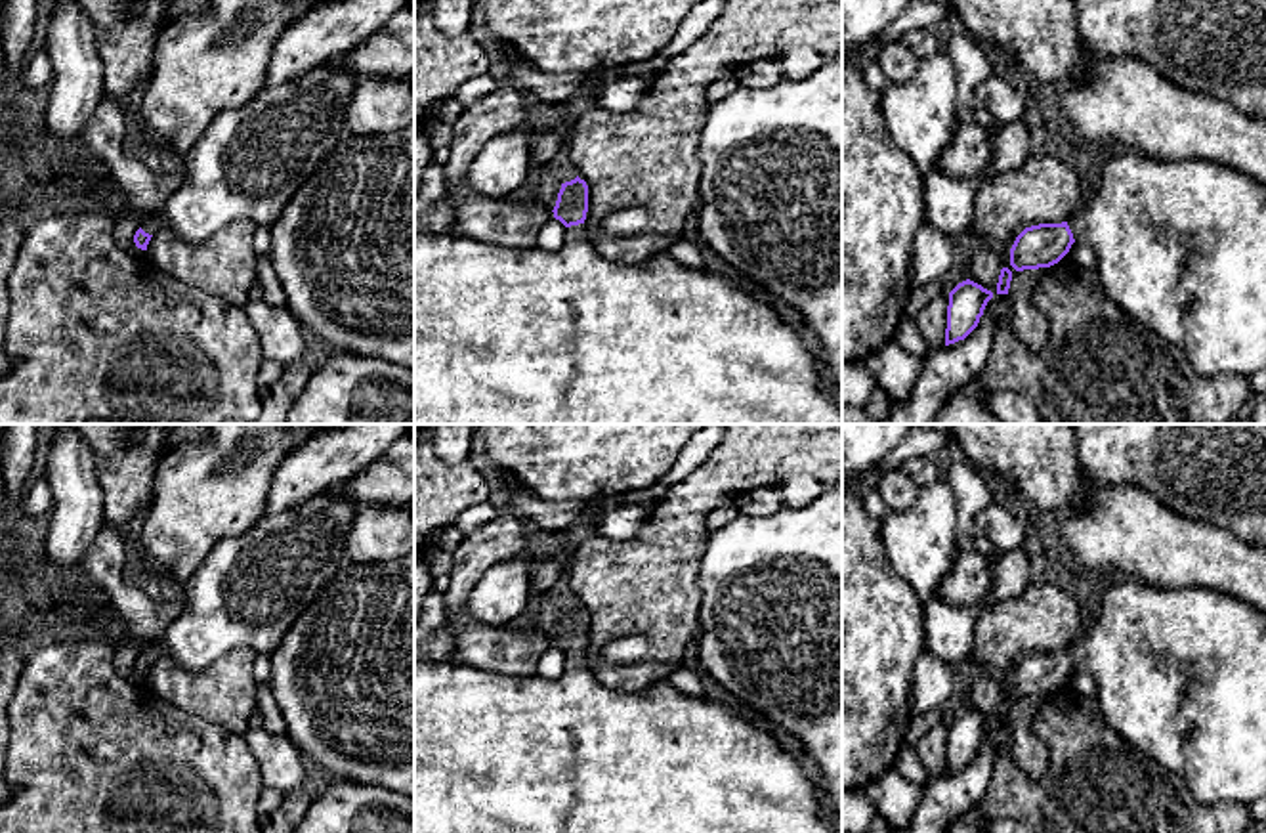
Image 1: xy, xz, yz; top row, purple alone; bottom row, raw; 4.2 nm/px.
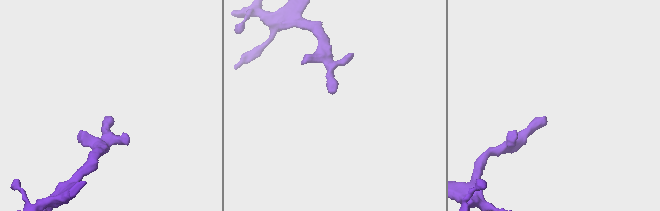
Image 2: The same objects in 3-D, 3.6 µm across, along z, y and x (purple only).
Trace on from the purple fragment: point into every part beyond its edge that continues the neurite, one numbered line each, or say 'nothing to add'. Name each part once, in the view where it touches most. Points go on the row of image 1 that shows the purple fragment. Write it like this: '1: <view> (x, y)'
1: yz (1181, 245)

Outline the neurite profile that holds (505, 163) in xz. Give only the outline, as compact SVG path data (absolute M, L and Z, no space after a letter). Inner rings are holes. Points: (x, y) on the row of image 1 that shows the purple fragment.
M527 122L502 132L479 151L466 172L470 189L483 197L512 197L535 170L531 143L537 130Z

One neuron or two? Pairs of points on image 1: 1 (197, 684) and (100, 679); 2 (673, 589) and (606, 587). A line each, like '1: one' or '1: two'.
1: two
2: one

